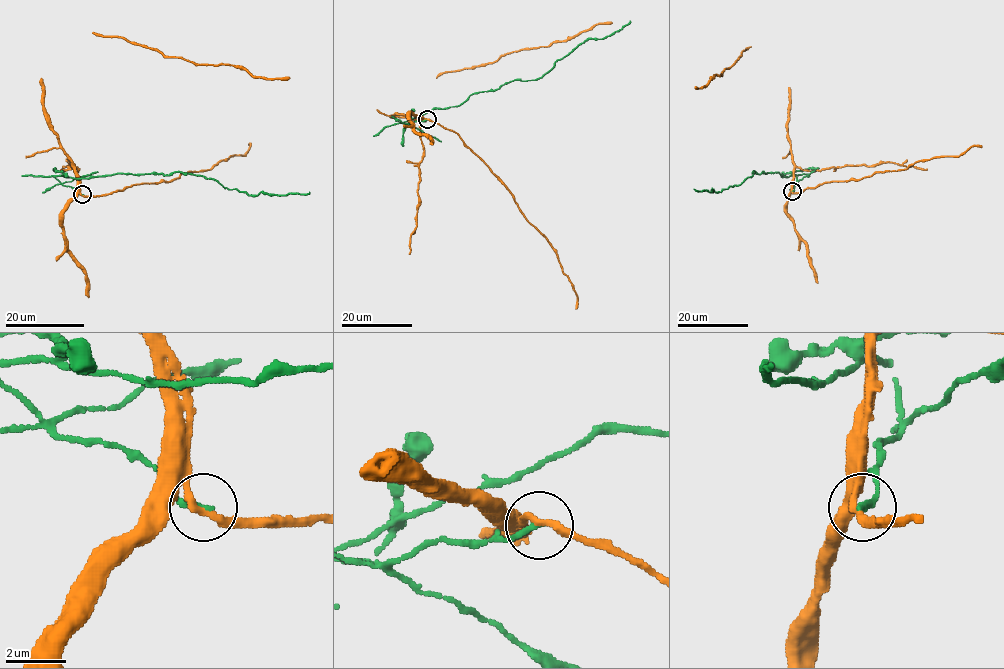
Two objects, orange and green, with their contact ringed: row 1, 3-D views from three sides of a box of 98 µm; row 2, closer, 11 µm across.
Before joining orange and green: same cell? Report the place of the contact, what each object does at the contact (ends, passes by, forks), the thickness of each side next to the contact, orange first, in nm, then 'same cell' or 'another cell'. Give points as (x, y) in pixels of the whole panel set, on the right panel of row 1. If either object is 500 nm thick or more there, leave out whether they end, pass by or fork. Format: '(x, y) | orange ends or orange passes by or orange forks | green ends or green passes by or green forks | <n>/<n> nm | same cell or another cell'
(792, 191) | orange passes by | green ends | 240/240 nm | another cell

